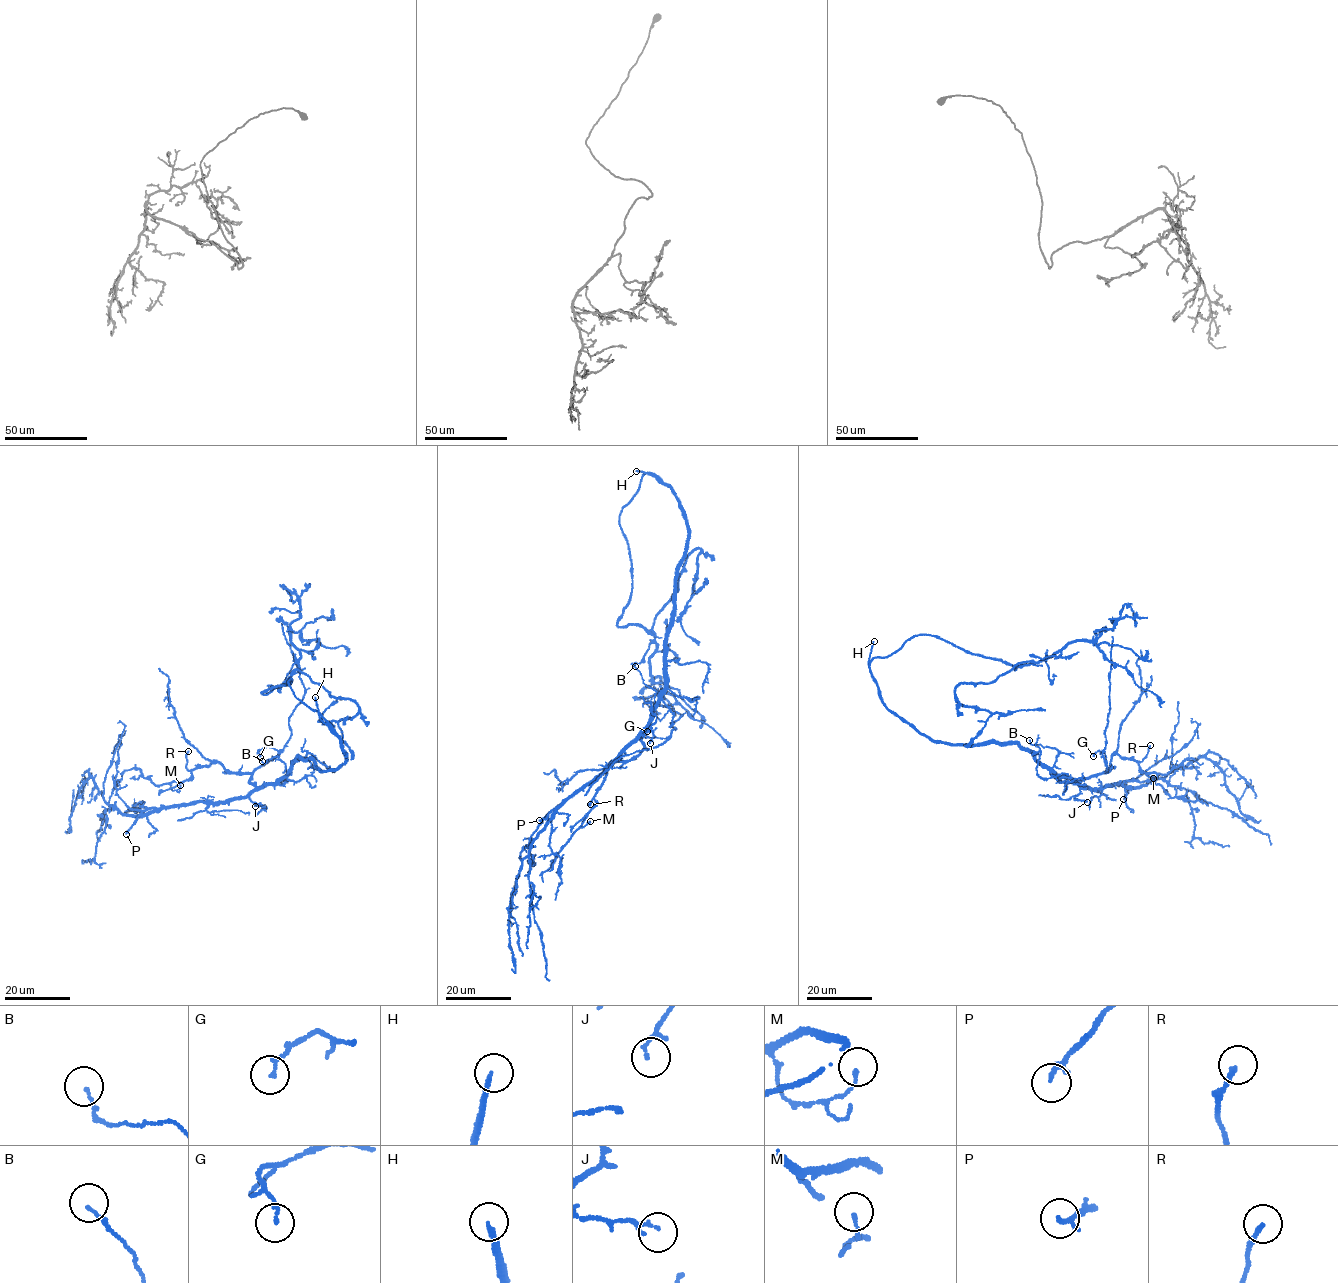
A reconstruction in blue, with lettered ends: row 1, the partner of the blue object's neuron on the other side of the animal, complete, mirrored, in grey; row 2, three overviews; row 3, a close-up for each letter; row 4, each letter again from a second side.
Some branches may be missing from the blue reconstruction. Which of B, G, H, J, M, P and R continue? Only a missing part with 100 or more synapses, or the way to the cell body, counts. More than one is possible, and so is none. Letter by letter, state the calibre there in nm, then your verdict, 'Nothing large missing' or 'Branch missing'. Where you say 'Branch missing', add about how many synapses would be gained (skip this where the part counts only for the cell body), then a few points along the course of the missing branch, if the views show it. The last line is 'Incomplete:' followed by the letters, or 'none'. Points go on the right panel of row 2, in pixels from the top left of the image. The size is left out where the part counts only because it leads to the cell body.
B: Thickness 100 nm. Nothing large missing
G: Thickness 150 nm. Nothing large missing
H: Thickness 170 nm. Branch missing
J: Thickness 90 nm. Nothing large missing
M: Thickness 110 nm. Nothing large missing
P: Thickness 180 nm. Nothing large missing
R: Thickness 150 nm. Nothing large missing
Incomplete: H

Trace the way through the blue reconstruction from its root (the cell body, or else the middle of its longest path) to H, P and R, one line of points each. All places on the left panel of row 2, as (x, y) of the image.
H: (343, 764), (347, 754), (339, 736), (320, 718), (315, 697)
P: (343, 764), (322, 771), (312, 758), (299, 755), (287, 775), (248, 795), (153, 807), (142, 812), (126, 834)
R: (343, 764), (322, 771), (299, 755), (287, 775), (258, 787), (250, 774), (218, 762), (188, 770), (188, 751)

